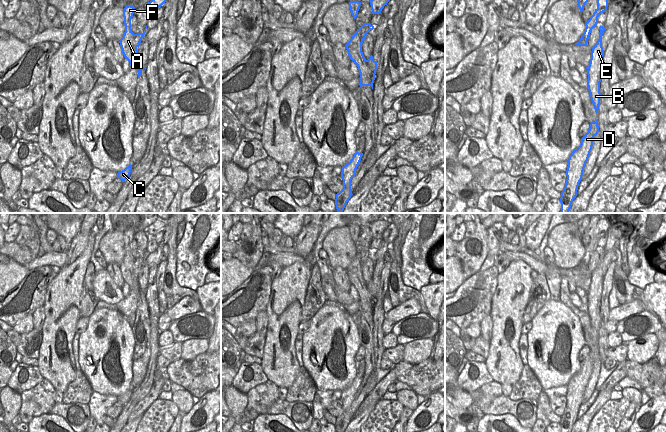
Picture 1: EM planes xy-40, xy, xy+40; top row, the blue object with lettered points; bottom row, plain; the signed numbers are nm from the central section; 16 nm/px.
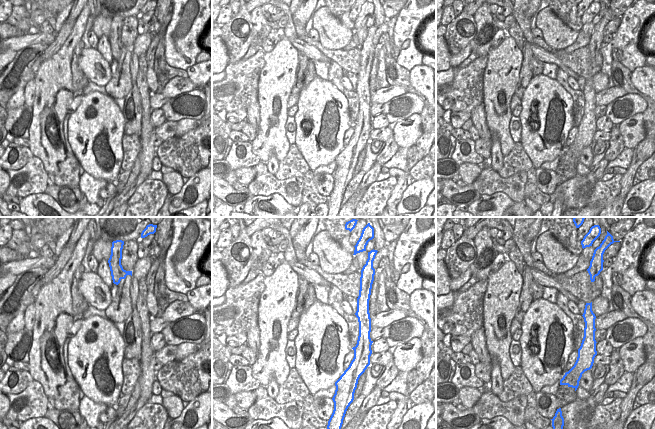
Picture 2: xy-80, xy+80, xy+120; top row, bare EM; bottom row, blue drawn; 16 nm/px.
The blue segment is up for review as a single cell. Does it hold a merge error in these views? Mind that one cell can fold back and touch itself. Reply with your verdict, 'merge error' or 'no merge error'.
merge error

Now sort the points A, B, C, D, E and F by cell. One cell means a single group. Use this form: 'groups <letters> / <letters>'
groups A F / B C D E

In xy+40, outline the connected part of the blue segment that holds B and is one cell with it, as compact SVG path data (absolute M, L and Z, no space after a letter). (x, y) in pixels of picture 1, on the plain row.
M600 250L599 254L599 263L595 270L592 272L591 276L591 283L588 290L589 306L587 307L590 322L596 337L598 337L601 322L600 306L604 280L602 260L604 258L605 252L603 250Z

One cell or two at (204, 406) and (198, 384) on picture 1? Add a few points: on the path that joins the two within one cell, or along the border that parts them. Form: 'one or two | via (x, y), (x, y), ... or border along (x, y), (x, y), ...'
two | border along (210, 390), (200, 398)

